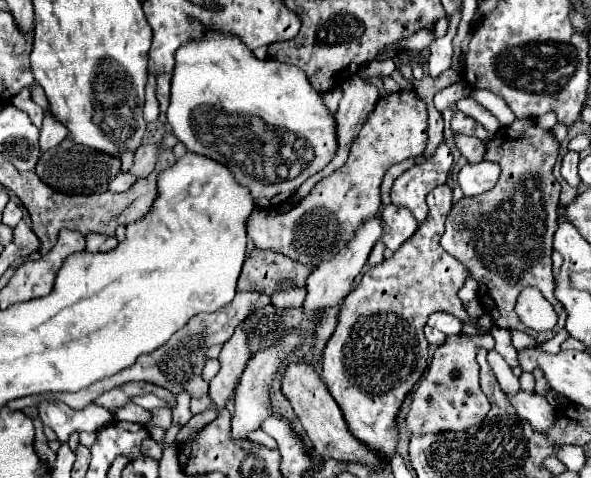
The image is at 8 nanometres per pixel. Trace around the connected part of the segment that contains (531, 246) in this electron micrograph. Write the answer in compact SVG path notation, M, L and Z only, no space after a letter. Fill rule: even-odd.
M531 125L519 139L505 139L497 149L495 139L489 141L485 159L501 167L499 181L491 191L479 197L463 197L461 201L453 203L445 221L445 233L441 237L441 247L461 261L481 283L477 297L497 327L509 331L521 329L529 333L513 311L515 299L523 287L537 287L547 301L553 301L559 321L551 335L529 333L539 345L561 331L567 317L563 305L555 299L555 279L551 271L551 243L557 231L557 205L561 191L559 181L553 177L557 155L559 143L555 141L553 133L537 125ZM459 221L465 221L467 229L461 231Z

